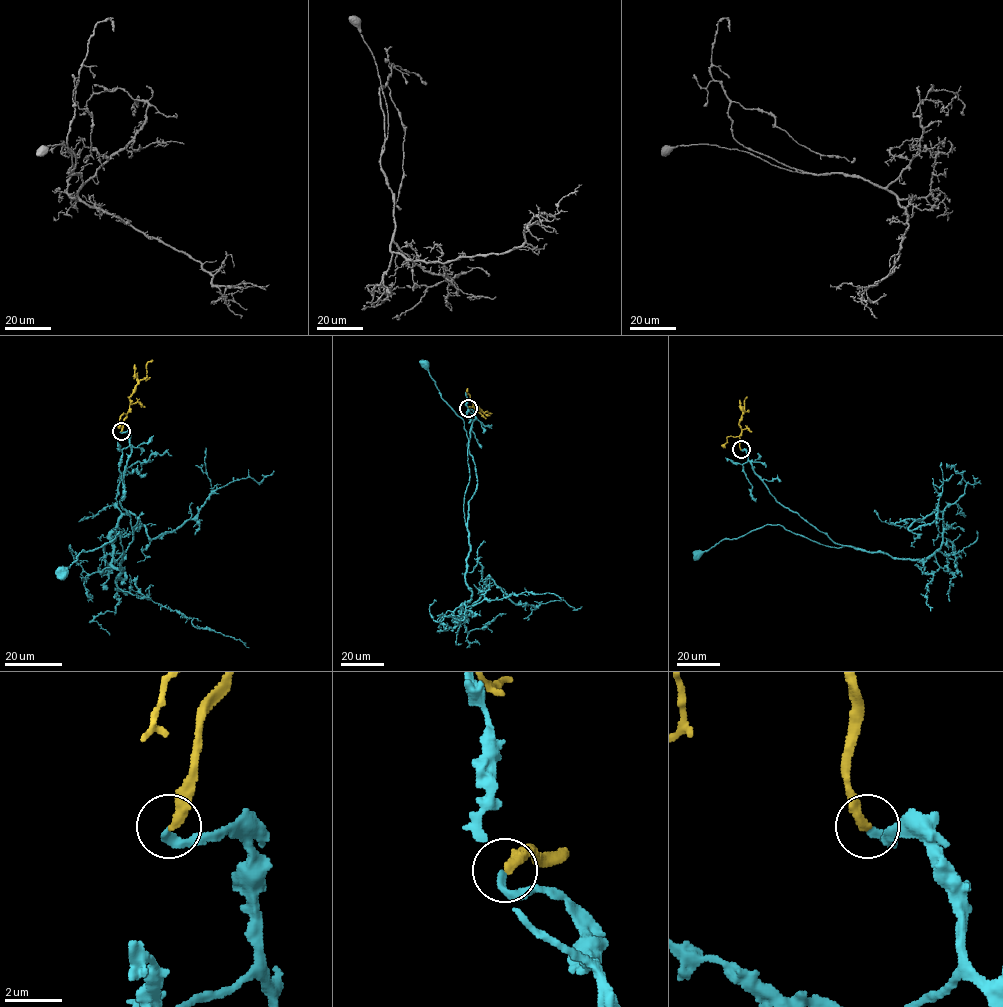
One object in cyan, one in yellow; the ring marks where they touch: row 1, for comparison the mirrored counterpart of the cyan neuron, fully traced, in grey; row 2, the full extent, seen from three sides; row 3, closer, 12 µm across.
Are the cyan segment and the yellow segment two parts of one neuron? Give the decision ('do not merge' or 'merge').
merge

